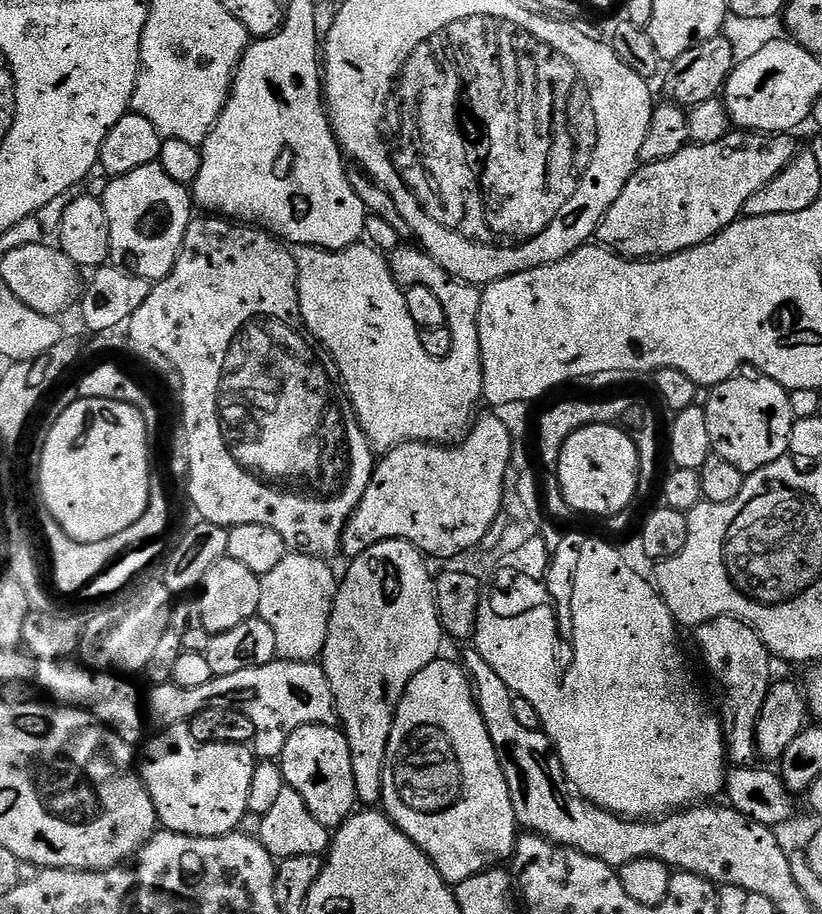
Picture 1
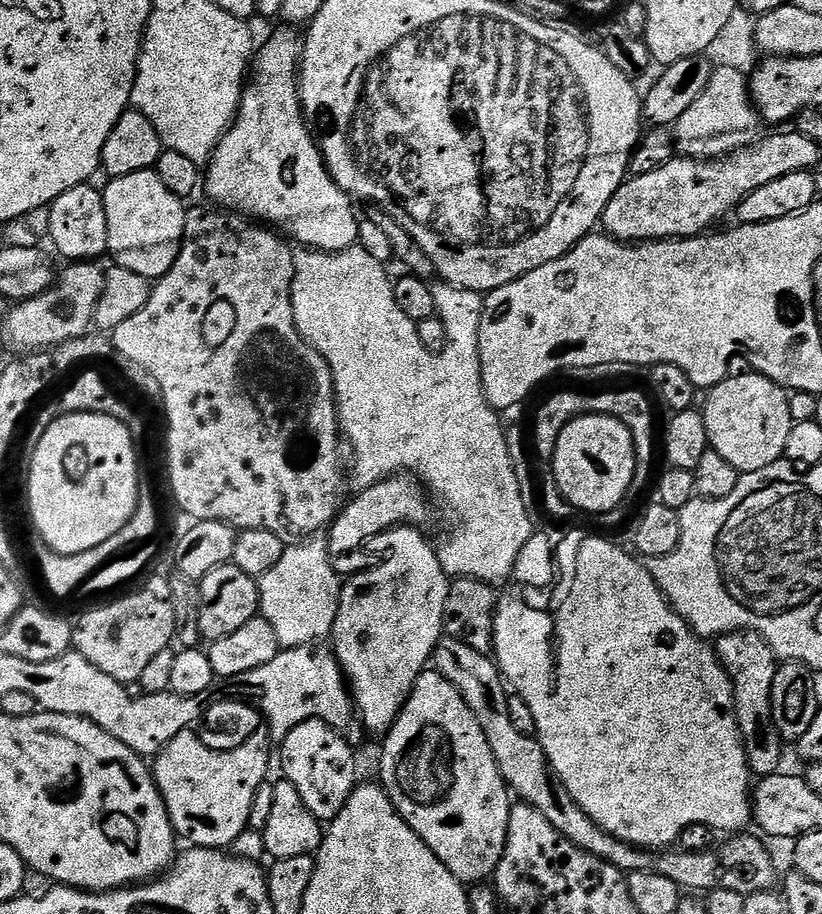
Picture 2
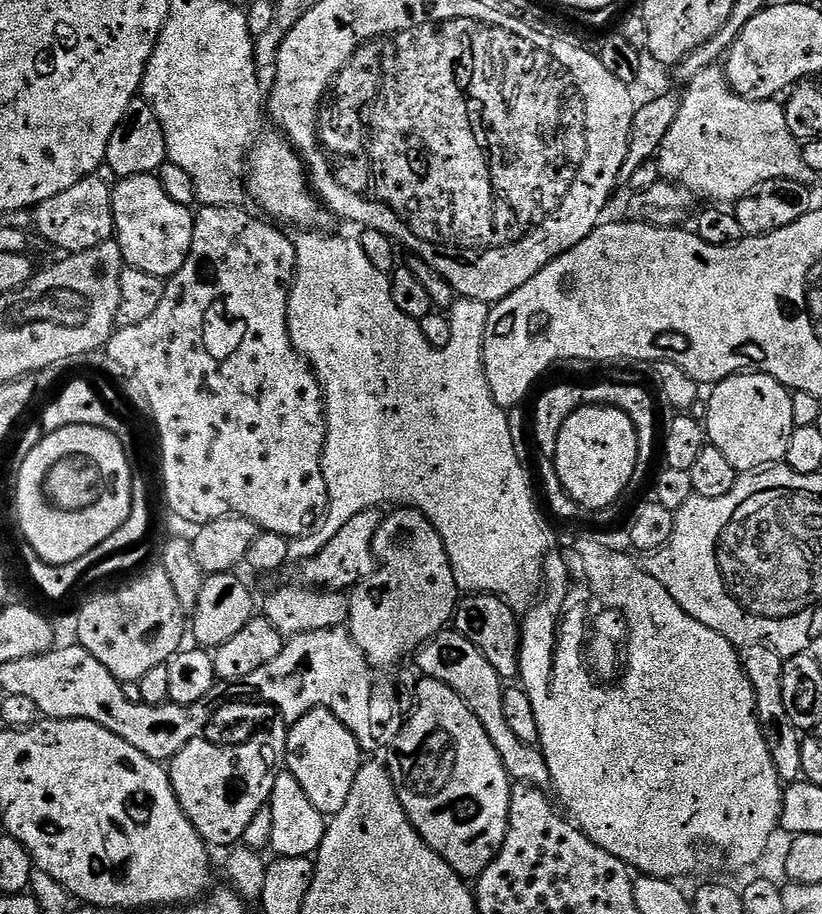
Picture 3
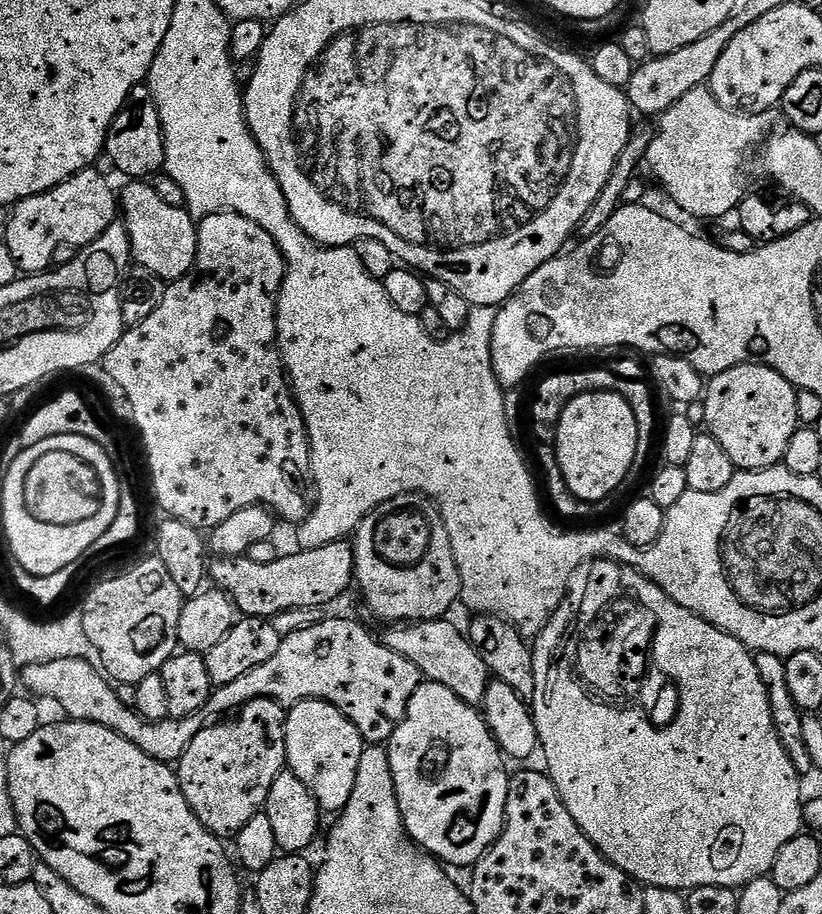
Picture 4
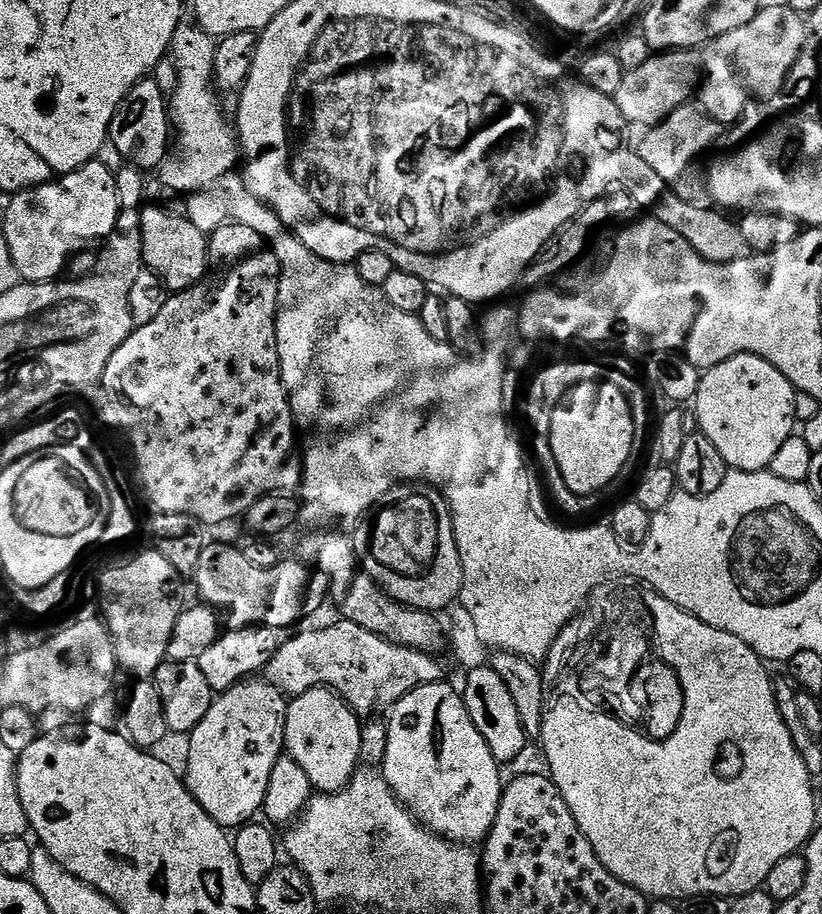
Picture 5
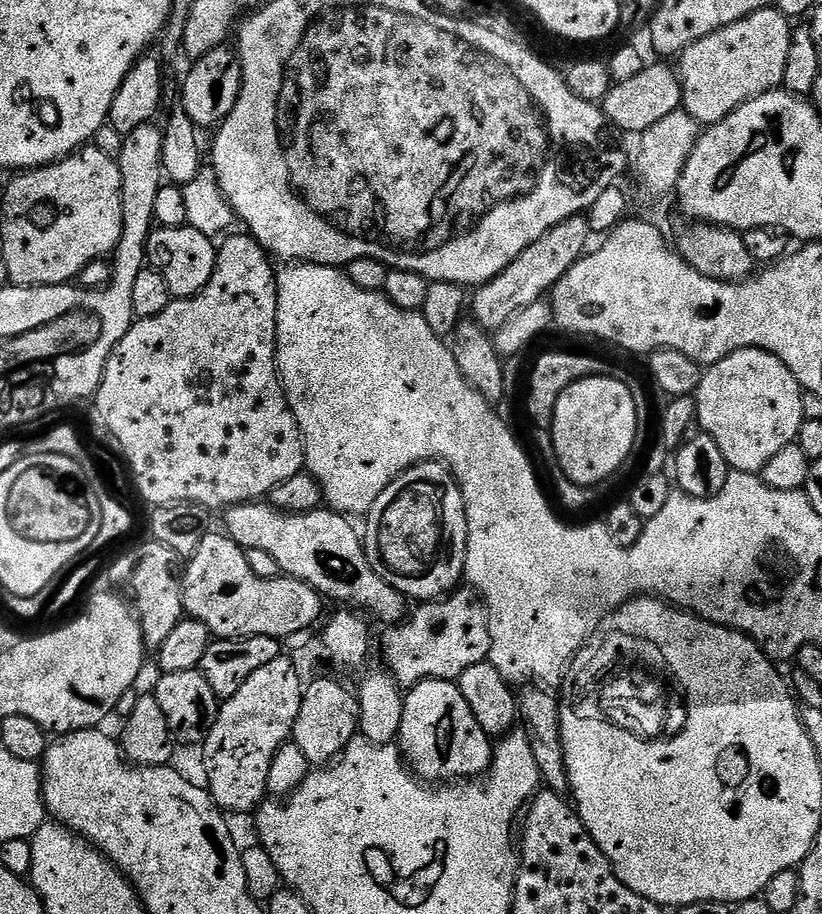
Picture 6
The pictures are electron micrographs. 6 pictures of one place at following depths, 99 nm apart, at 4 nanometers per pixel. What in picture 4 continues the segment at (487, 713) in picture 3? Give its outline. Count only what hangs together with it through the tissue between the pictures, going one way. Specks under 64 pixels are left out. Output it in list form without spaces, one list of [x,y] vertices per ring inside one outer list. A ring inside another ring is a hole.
[[[451,619],[422,620],[416,623],[405,622],[385,627],[382,643],[394,650],[394,654],[402,654],[402,658],[410,658],[414,666],[418,666],[421,677],[425,681],[446,686],[446,690],[454,690],[462,702],[478,706],[484,701],[486,686],[490,683],[490,673],[486,662],[482,662],[478,650],[467,638],[451,624]]]

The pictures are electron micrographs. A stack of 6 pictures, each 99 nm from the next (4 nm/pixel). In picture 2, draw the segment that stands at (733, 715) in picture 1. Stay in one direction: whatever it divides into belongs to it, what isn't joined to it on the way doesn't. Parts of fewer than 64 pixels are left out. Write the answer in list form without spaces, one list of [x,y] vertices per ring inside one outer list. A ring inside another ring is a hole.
[[[729,632],[717,639],[714,644],[716,656],[724,664],[728,677],[732,680],[736,695],[736,717],[740,723],[740,732],[747,741],[748,764],[757,777],[774,776],[781,771],[780,759],[784,756],[785,741],[780,739],[780,733],[772,722],[772,687],[776,678],[778,657],[772,653],[772,648],[761,636],[748,632]]]

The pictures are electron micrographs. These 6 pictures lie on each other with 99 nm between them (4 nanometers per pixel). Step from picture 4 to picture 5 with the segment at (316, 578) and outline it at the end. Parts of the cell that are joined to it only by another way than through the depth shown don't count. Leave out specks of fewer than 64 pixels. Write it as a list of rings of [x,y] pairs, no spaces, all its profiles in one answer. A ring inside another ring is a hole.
[[[208,542],[202,550],[202,558],[198,558],[194,573],[196,592],[207,607],[216,609],[229,629],[253,626],[277,630],[292,628],[324,604],[323,598],[315,596],[308,585],[305,565],[296,560],[284,558],[279,564],[263,568],[254,566],[239,547]]]

